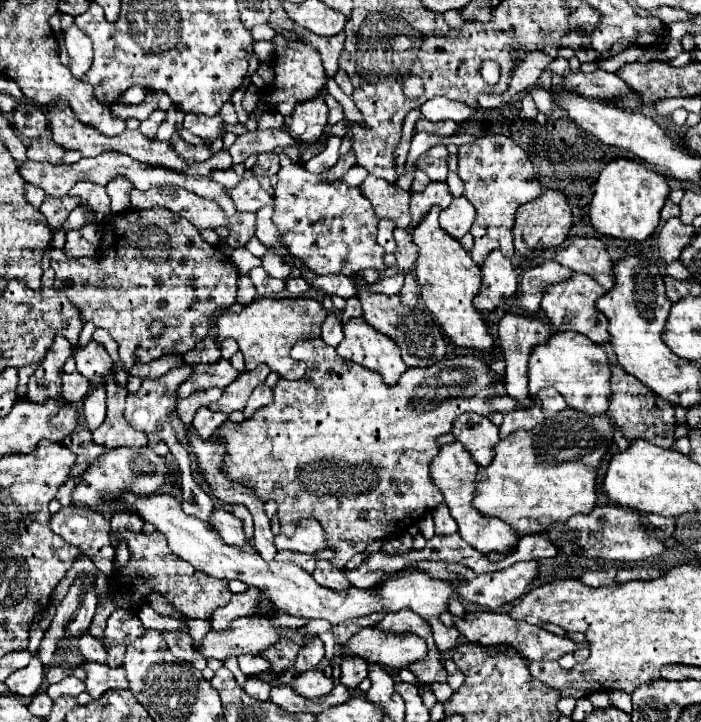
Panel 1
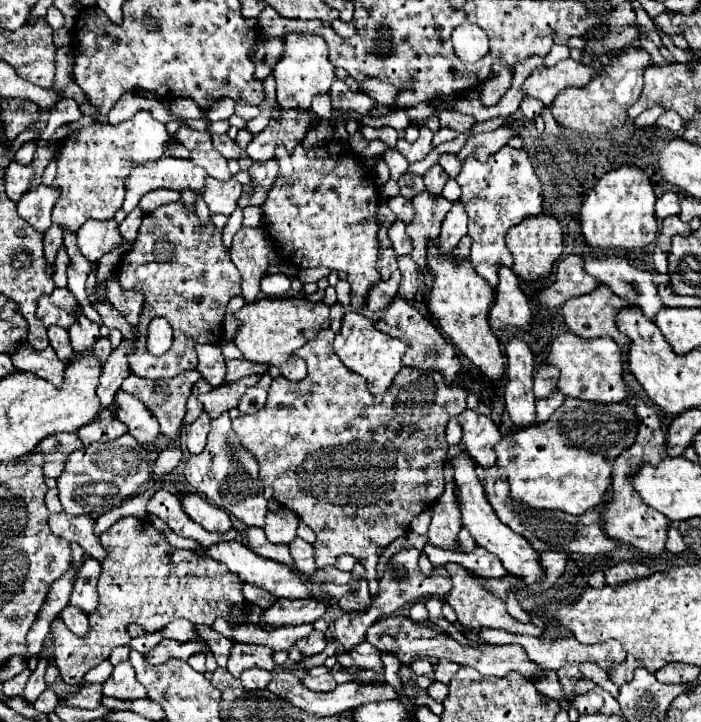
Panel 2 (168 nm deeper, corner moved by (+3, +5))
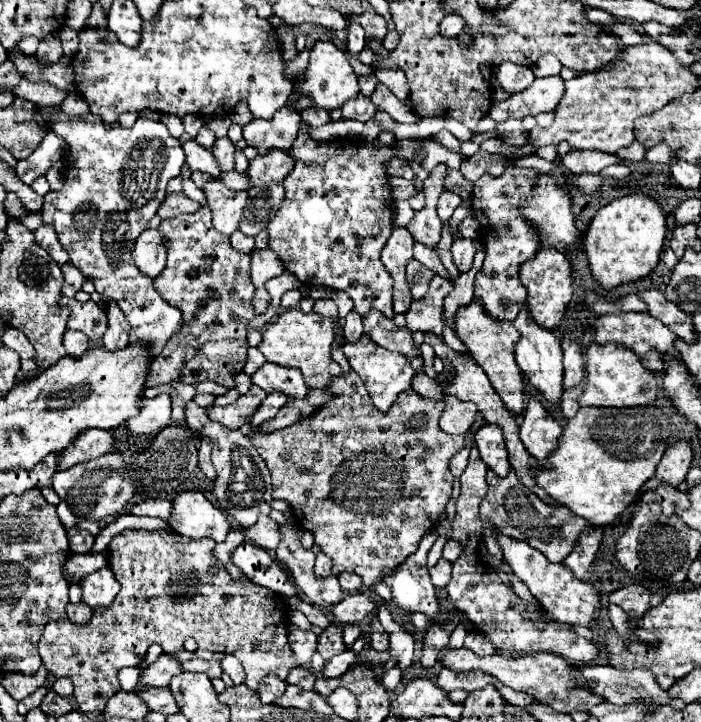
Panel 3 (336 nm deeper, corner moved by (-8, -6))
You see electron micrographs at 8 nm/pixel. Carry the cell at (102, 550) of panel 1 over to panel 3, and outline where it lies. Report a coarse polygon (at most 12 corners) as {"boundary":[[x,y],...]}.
{"boundary":[[70,529],[70,553],[90,553],[94,535]]}

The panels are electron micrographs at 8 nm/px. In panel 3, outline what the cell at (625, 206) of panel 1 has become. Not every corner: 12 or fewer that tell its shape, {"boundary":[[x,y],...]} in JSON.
{"boundary":[[650,193],[594,215],[584,253],[604,289],[658,265],[666,217]]}

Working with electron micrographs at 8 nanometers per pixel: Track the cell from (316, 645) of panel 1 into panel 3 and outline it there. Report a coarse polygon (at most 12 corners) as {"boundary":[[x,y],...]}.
{"boundary":[[342,627],[320,633],[316,651],[324,659],[342,653]]}

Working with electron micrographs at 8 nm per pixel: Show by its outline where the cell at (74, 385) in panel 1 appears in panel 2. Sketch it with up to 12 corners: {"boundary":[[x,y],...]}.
{"boundary":[[27,340],[11,354],[19,372],[33,372],[55,386],[63,382],[65,362],[51,346],[29,348]]}

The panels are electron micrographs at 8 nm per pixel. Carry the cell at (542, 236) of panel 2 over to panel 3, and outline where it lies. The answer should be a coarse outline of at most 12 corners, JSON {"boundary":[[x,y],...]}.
{"boundary":[[538,249],[520,267],[530,315],[554,329],[572,299],[570,259]]}

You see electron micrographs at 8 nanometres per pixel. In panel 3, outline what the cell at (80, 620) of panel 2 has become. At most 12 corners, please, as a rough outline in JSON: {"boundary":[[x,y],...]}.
{"boundary":[[68,603],[68,619],[78,627],[90,623],[92,609]]}

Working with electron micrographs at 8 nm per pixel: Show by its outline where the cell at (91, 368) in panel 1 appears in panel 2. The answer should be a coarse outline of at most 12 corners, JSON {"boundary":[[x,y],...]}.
{"boundary":[[77,306],[77,320],[69,328],[77,354],[85,354],[97,342],[99,326]]}

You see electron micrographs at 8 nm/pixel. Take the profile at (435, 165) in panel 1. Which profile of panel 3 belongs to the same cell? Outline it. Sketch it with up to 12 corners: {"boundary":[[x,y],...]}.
{"boundary":[[444,191],[438,199],[438,217],[448,221],[462,201],[460,195]]}

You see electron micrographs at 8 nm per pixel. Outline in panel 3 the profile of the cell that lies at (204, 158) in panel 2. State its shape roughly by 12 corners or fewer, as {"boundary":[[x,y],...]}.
{"boundary":[[194,139],[182,143],[192,171],[220,181],[214,155]]}

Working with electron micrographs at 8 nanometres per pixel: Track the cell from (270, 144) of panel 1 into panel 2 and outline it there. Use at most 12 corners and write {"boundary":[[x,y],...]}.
{"boundary":[[211,134],[213,148],[227,160],[237,158],[235,140]]}

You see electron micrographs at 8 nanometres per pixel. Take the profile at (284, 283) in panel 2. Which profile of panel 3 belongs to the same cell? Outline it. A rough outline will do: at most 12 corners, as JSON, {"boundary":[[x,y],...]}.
{"boundary":[[286,291],[282,295],[282,307],[294,309],[300,305],[300,291]]}

